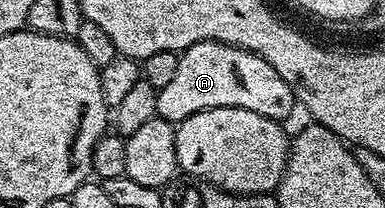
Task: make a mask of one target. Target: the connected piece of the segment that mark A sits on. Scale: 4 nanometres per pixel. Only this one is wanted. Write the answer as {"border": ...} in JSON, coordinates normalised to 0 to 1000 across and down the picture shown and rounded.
{"border":[[[561,192],[512,202],[483,231],[468,264],[439,413],[410,428],[410,447],[408,553],[447,587],[478,577],[504,538],[530,538],[538,519],[657,529],[657,548],[735,587],[771,519],[751,394],[740,394],[740,375],[730,375],[730,356],[688,298],[688,279]]]}

